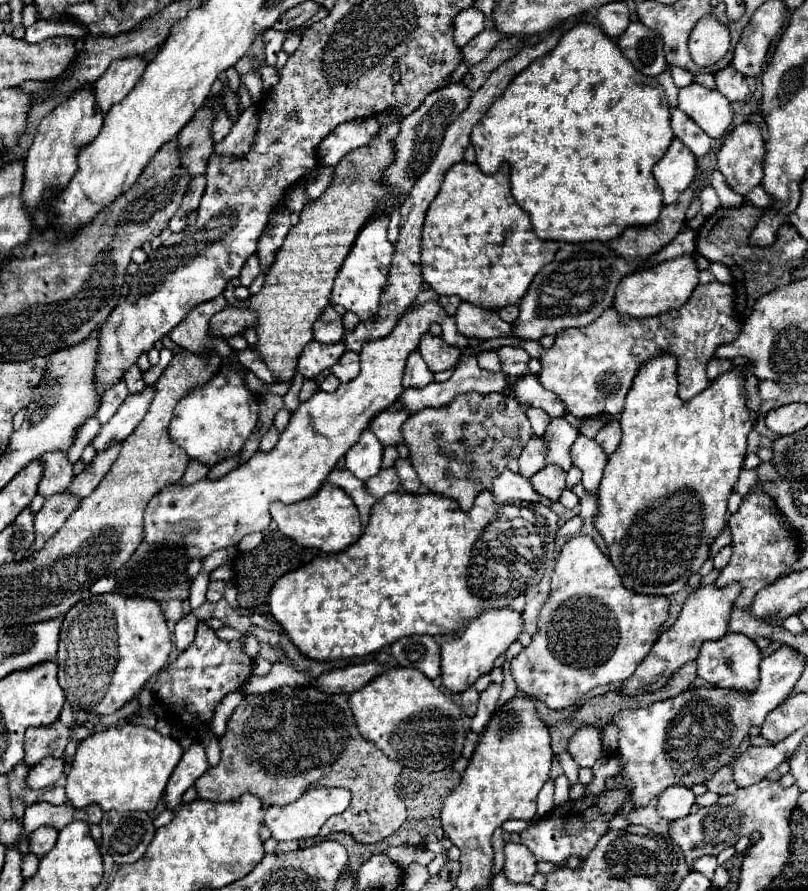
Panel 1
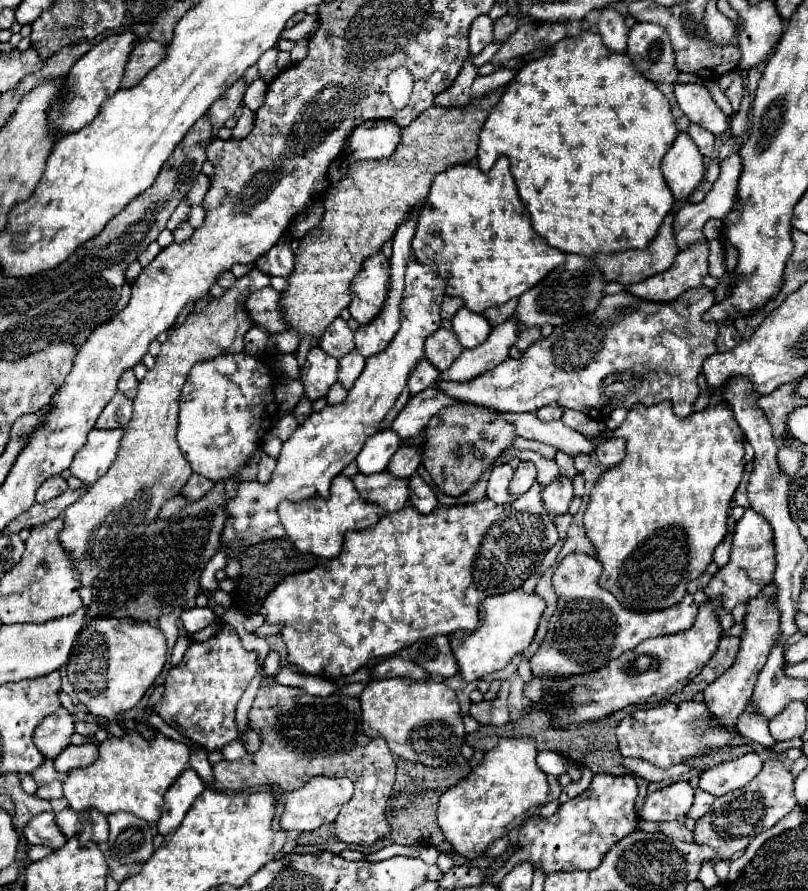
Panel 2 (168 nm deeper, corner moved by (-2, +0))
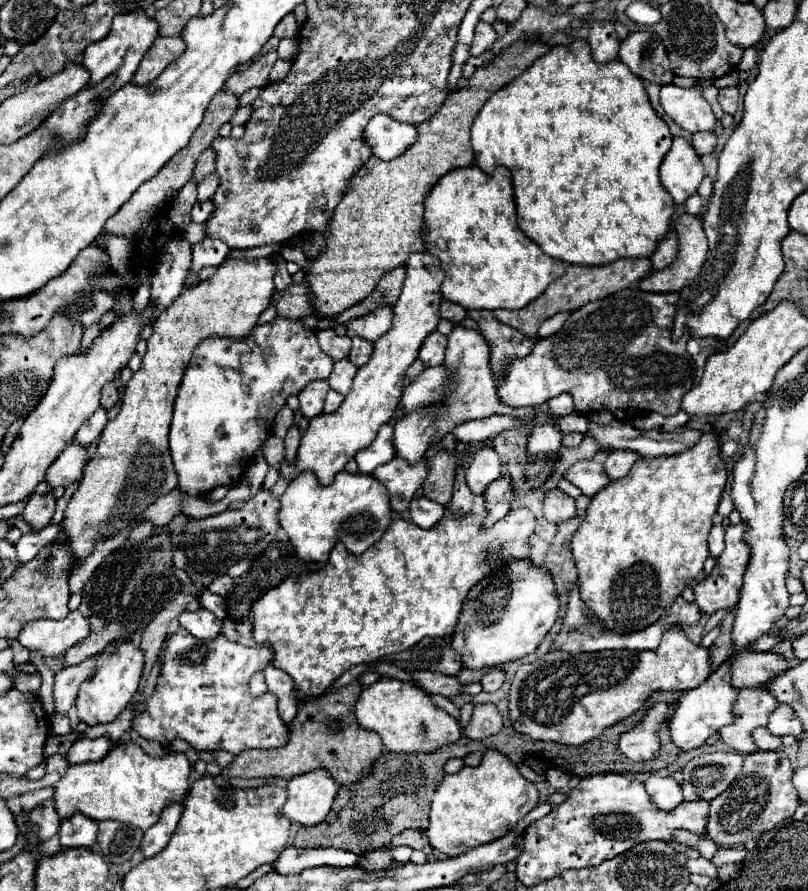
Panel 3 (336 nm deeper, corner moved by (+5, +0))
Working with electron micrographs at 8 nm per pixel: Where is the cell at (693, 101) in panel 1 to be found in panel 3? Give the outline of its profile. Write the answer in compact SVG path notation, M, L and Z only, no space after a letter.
M703 80L691 88L665 84L661 88L661 106L683 130L691 134L701 130L713 130L717 120L709 102L703 98L703 90L711 84L711 80Z

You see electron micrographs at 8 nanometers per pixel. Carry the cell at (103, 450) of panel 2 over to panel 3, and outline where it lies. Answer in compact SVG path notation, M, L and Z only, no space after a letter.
M71 442L57 456L57 460L53 462L45 480L51 484L51 488L57 488L57 486L67 488L67 486L71 486L83 478L87 462L89 462L89 448L79 446L77 442Z

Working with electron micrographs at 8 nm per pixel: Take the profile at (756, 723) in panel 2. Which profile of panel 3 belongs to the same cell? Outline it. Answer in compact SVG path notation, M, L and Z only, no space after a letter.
M767 728L753 730L753 742L755 742L755 746L759 750L777 750L777 748L781 748L781 738L773 740Z

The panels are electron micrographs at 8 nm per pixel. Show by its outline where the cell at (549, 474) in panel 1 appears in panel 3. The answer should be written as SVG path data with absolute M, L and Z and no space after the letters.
M551 490L545 494L545 500L543 500L543 514L549 522L553 524L559 524L563 520L569 520L577 514L577 508L575 508L575 500L571 496L567 496L565 492L561 490Z

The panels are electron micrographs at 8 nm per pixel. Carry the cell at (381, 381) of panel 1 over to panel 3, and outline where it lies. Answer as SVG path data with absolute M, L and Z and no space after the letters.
M417 252L407 256L407 278L403 282L401 294L393 306L395 318L393 326L387 334L383 334L375 342L373 358L361 366L353 378L351 392L345 396L343 404L331 414L319 414L309 420L307 430L301 436L301 446L293 462L283 460L279 466L279 474L289 482L301 472L309 470L317 476L321 486L329 486L337 472L345 468L345 464L357 454L357 450L369 446L377 436L377 430L387 424L399 408L403 394L403 378L411 362L417 358L419 346L423 340L437 328L439 322L439 302L441 302L441 282L445 272L439 266L439 258Z

